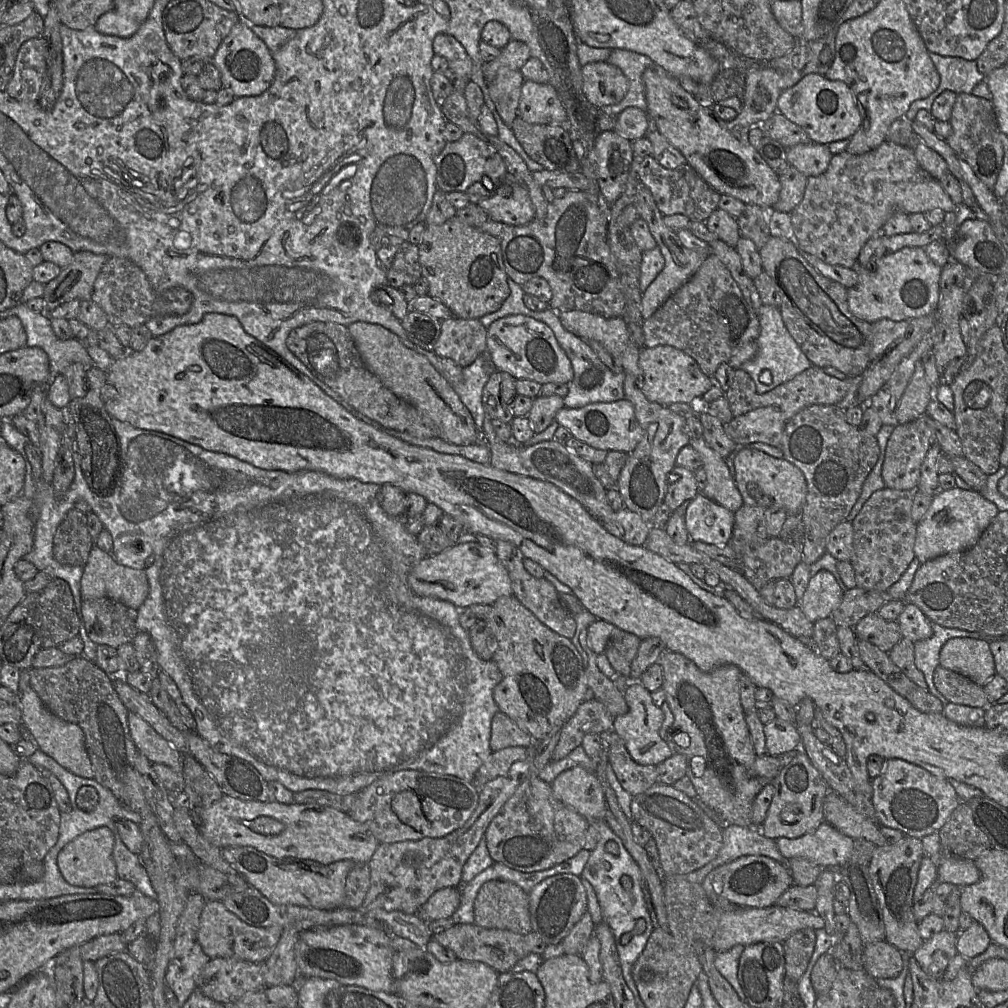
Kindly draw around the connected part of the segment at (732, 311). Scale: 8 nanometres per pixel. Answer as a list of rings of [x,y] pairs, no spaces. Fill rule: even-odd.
[[[710,254],[697,272],[674,292],[648,319],[643,322],[644,346],[673,346],[691,356],[707,376],[714,375],[719,366],[728,363],[734,352],[741,346],[757,341],[760,333],[758,313],[743,296],[738,284],[727,267],[715,254]]]

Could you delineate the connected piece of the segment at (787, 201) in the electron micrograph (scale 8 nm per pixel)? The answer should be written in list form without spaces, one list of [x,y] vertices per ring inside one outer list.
[[[789,165],[786,171],[779,176],[780,195],[772,209],[791,213],[803,199],[807,179],[808,177]]]

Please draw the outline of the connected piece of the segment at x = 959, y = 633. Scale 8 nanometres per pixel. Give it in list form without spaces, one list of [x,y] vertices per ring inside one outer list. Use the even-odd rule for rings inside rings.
[[[931,622],[933,634],[930,638],[919,640],[914,644],[914,662],[916,667],[923,673],[929,692],[940,700],[943,705],[949,701],[937,690],[933,675],[939,666],[939,655],[943,645],[952,638],[971,637],[982,640],[993,640],[982,633],[970,632],[966,630],[942,627]]]

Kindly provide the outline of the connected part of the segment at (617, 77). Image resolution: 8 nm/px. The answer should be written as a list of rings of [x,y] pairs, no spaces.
[[[607,61],[591,62],[581,67],[583,92],[598,108],[619,103],[628,91],[628,79]]]

